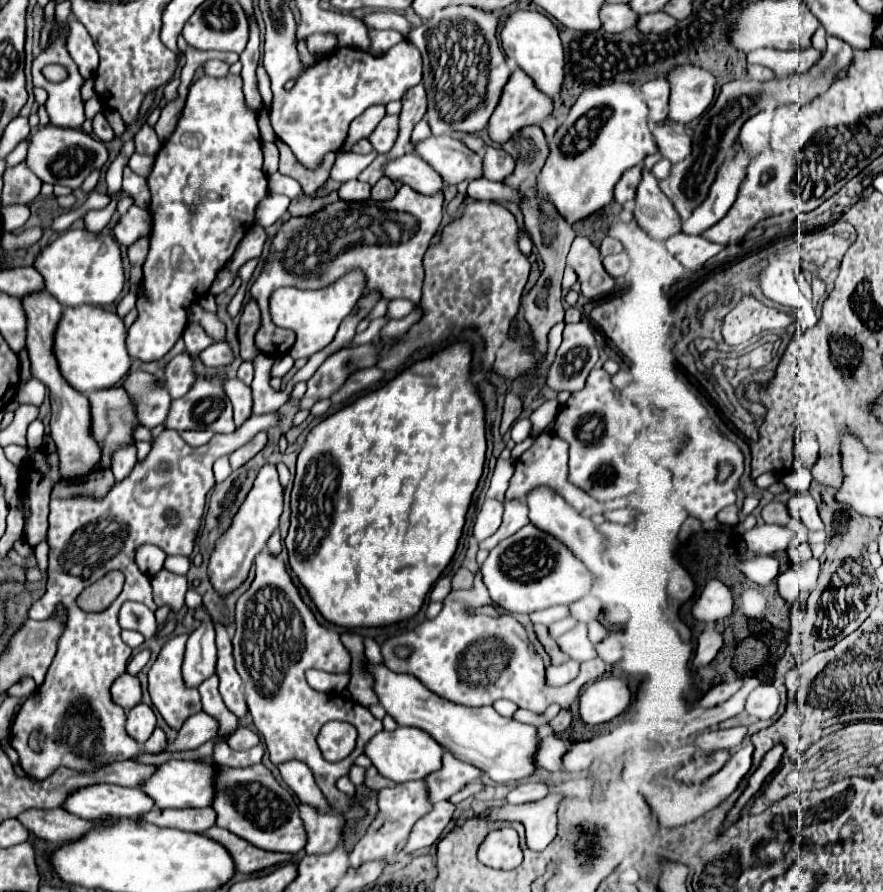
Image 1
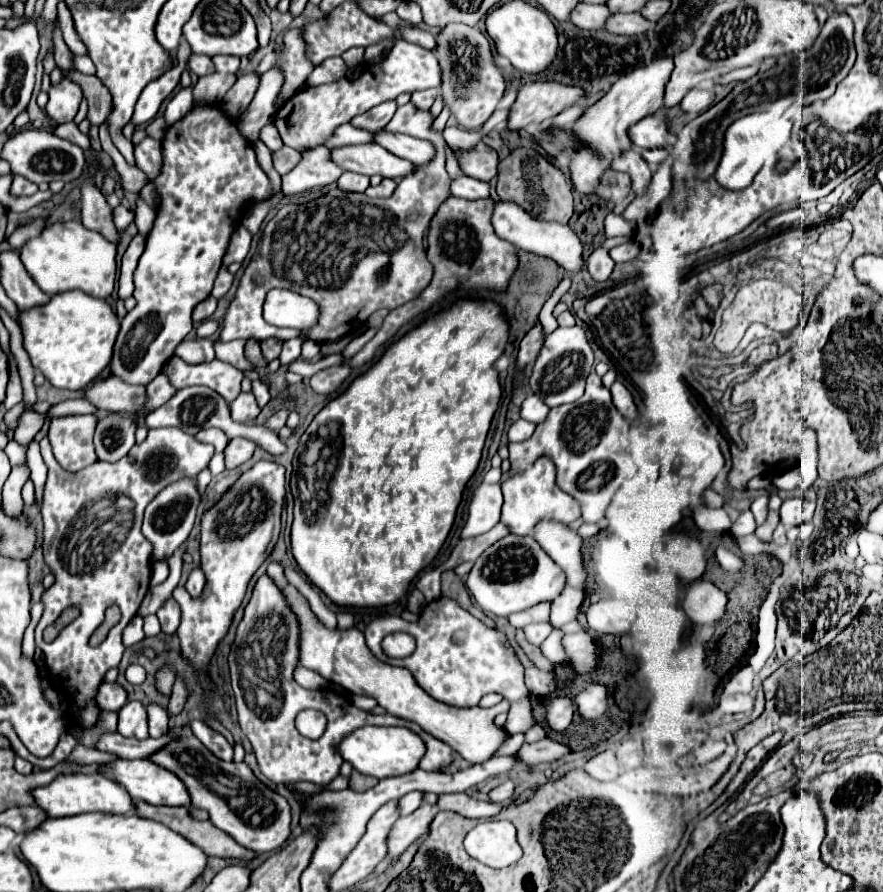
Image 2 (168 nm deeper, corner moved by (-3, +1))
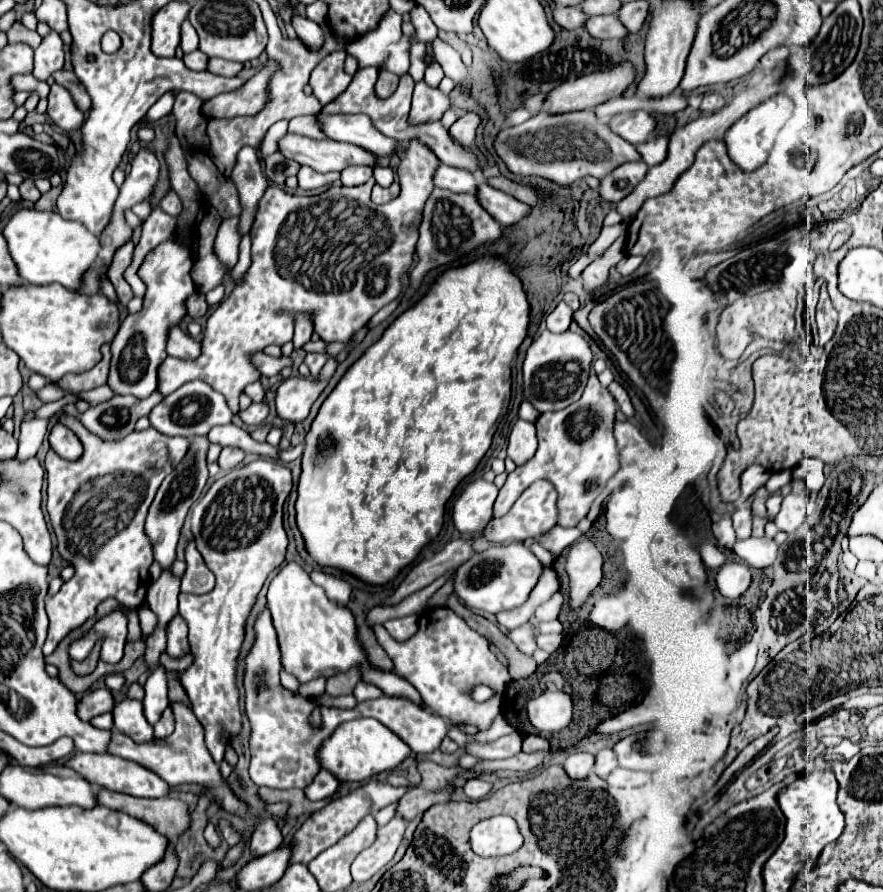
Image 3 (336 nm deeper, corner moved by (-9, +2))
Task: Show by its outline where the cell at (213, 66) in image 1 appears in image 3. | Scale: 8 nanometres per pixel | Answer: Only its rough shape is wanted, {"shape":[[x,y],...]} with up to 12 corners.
{"shape":[[199,50],[183,54],[191,70],[205,70],[207,56]]}

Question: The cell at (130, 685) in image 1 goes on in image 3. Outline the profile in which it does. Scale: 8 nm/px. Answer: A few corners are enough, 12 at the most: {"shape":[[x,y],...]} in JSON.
{"shape":[[107,688],[85,692],[77,700],[77,716],[93,716],[113,710]]}

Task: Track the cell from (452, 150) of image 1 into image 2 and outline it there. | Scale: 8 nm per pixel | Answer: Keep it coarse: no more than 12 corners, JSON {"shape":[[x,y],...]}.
{"shape":[[379,133],[375,143],[415,165],[433,161],[435,145],[399,133]]}

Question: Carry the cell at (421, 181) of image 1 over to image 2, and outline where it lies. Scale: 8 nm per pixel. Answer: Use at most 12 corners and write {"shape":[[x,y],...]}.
{"shape":[[381,145],[331,151],[345,171],[403,179],[419,165]]}

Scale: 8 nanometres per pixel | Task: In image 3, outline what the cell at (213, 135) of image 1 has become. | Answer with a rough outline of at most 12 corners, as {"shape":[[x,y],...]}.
{"shape":[[179,238],[139,268],[143,310],[111,342],[107,384],[147,398],[157,390],[167,332],[197,292]]}

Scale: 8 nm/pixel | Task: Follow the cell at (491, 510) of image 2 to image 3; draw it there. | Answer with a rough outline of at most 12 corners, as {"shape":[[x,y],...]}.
{"shape":[[469,482],[453,502],[459,532],[483,532],[499,488]]}

